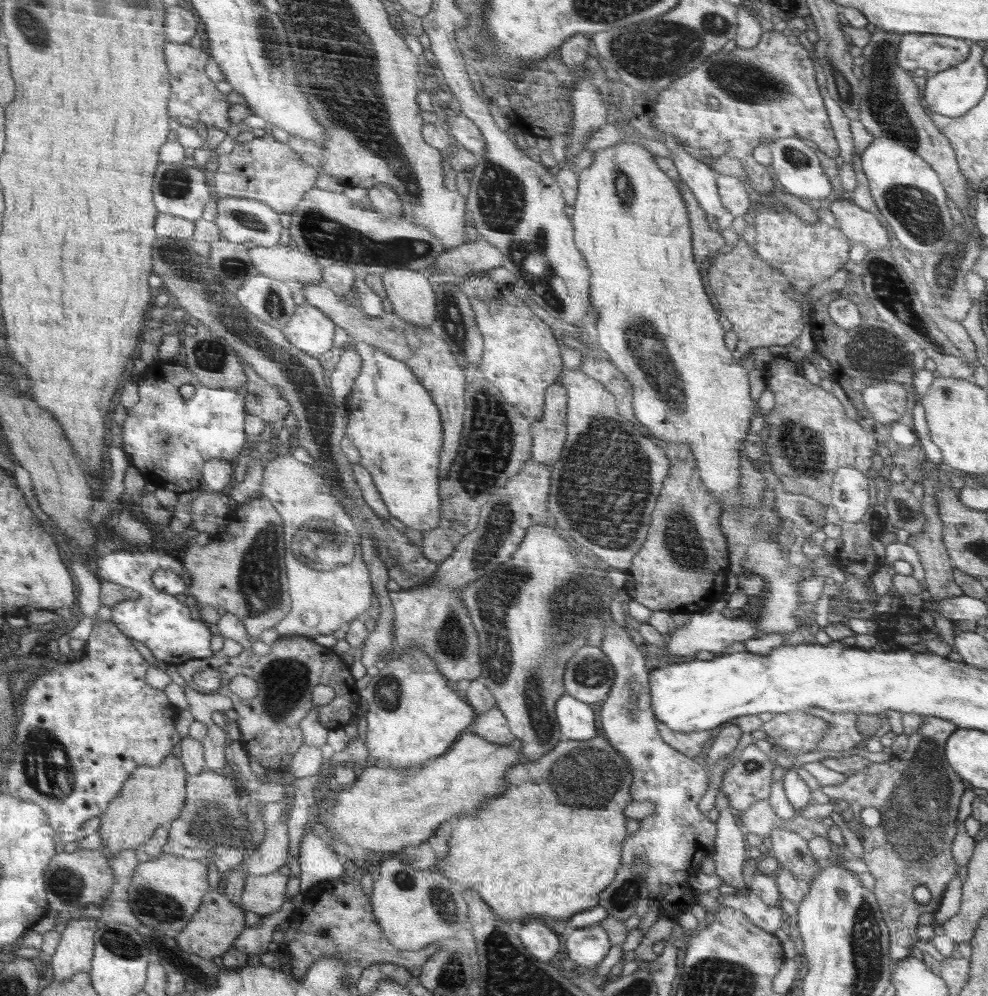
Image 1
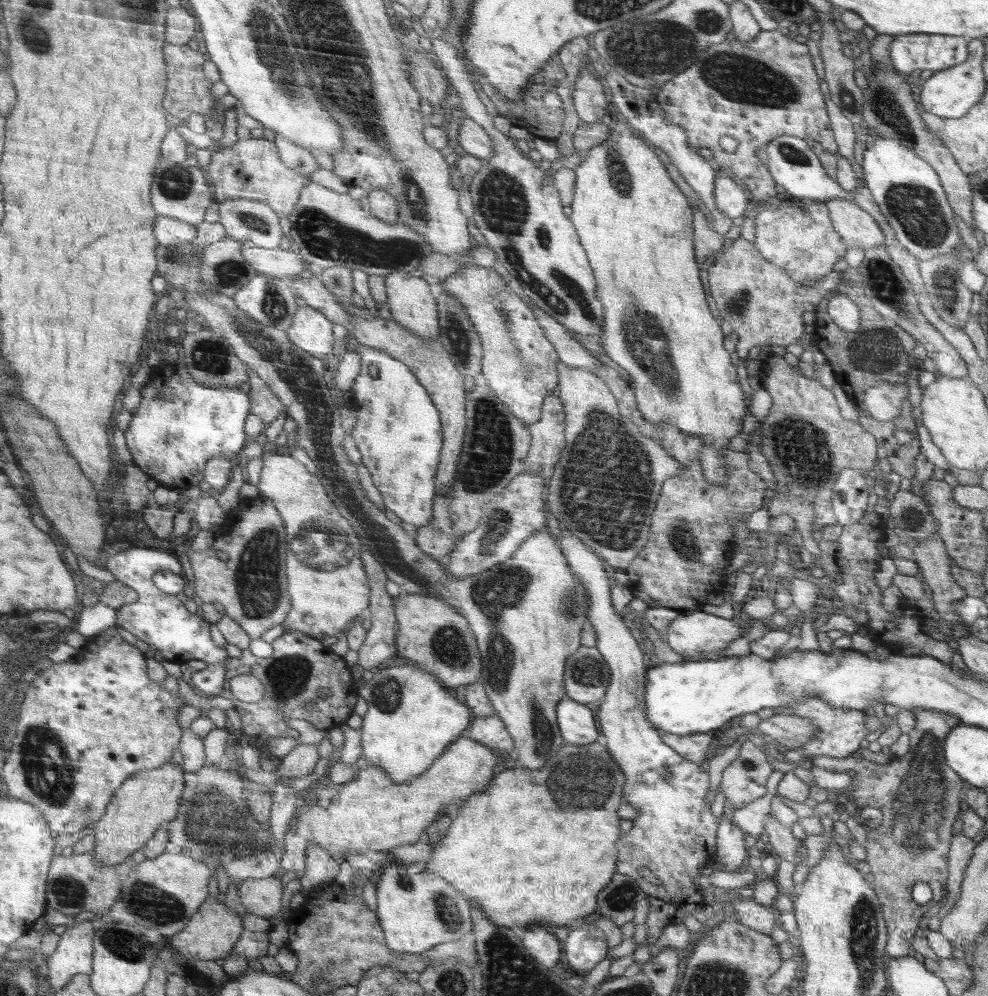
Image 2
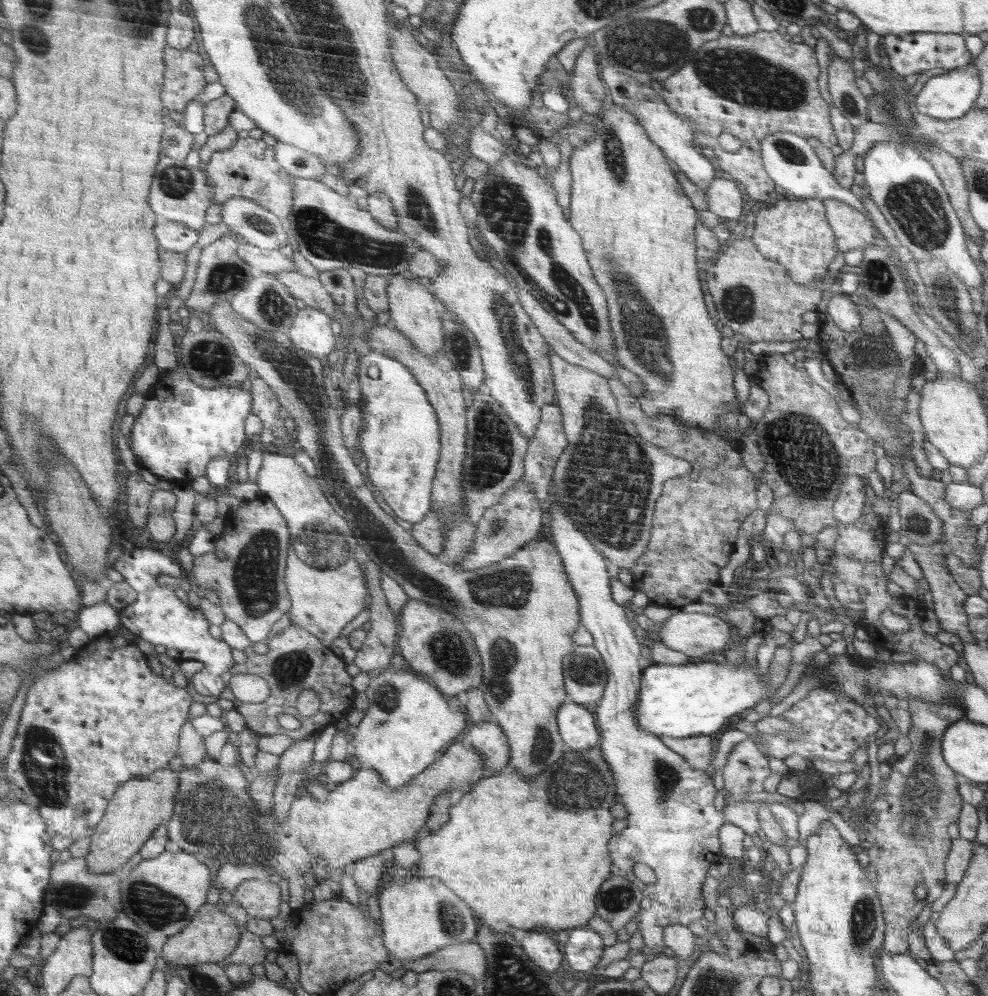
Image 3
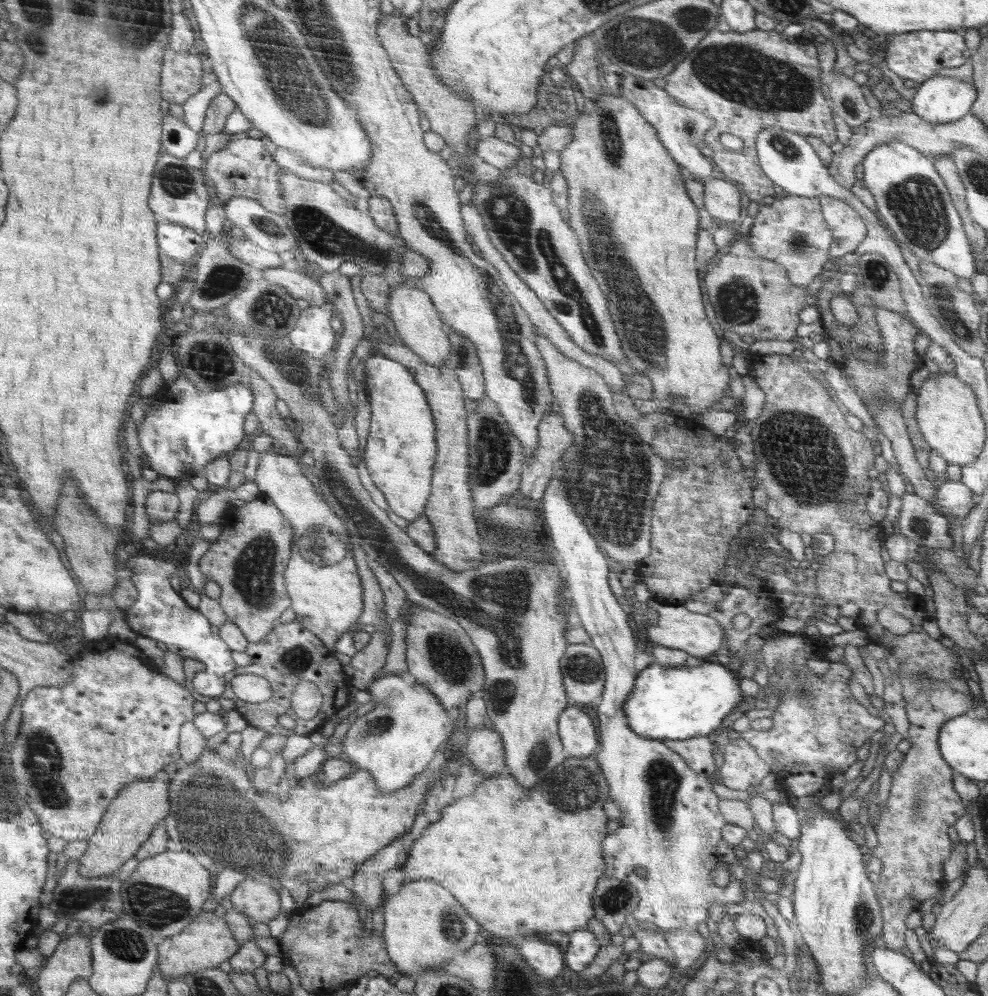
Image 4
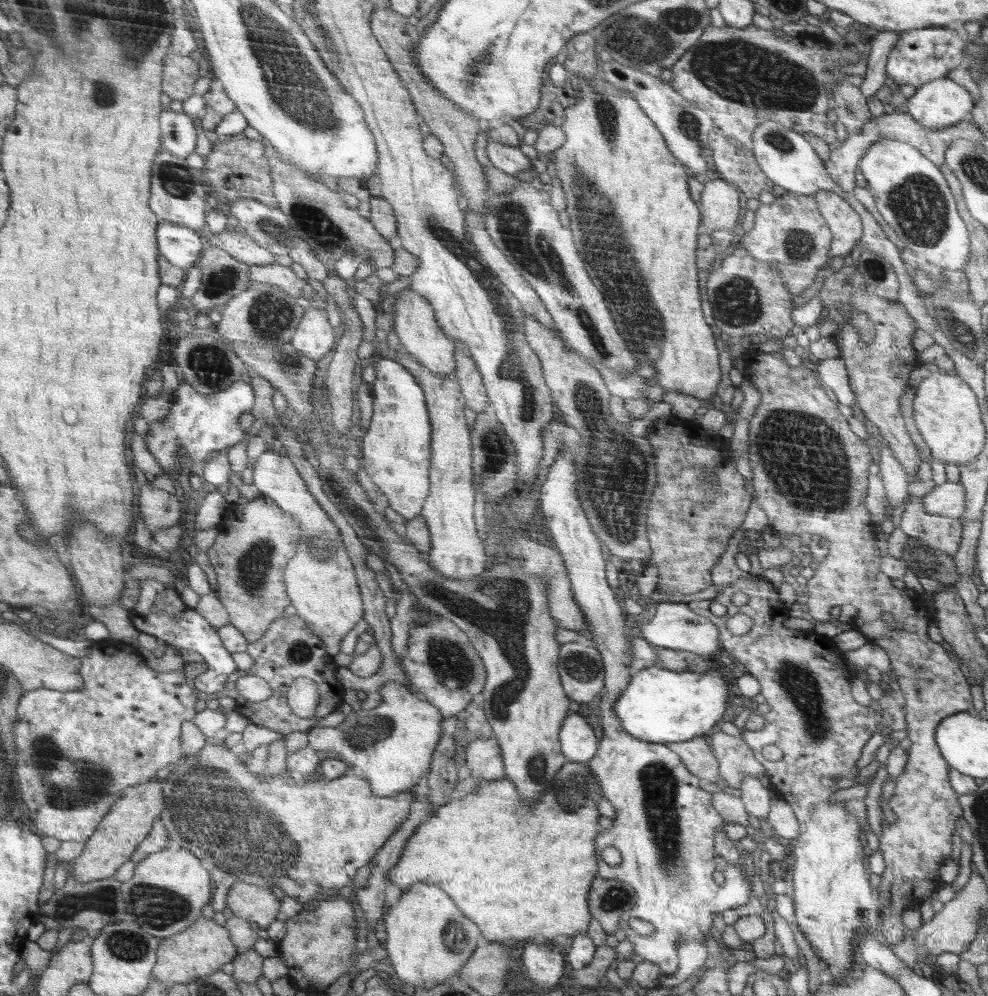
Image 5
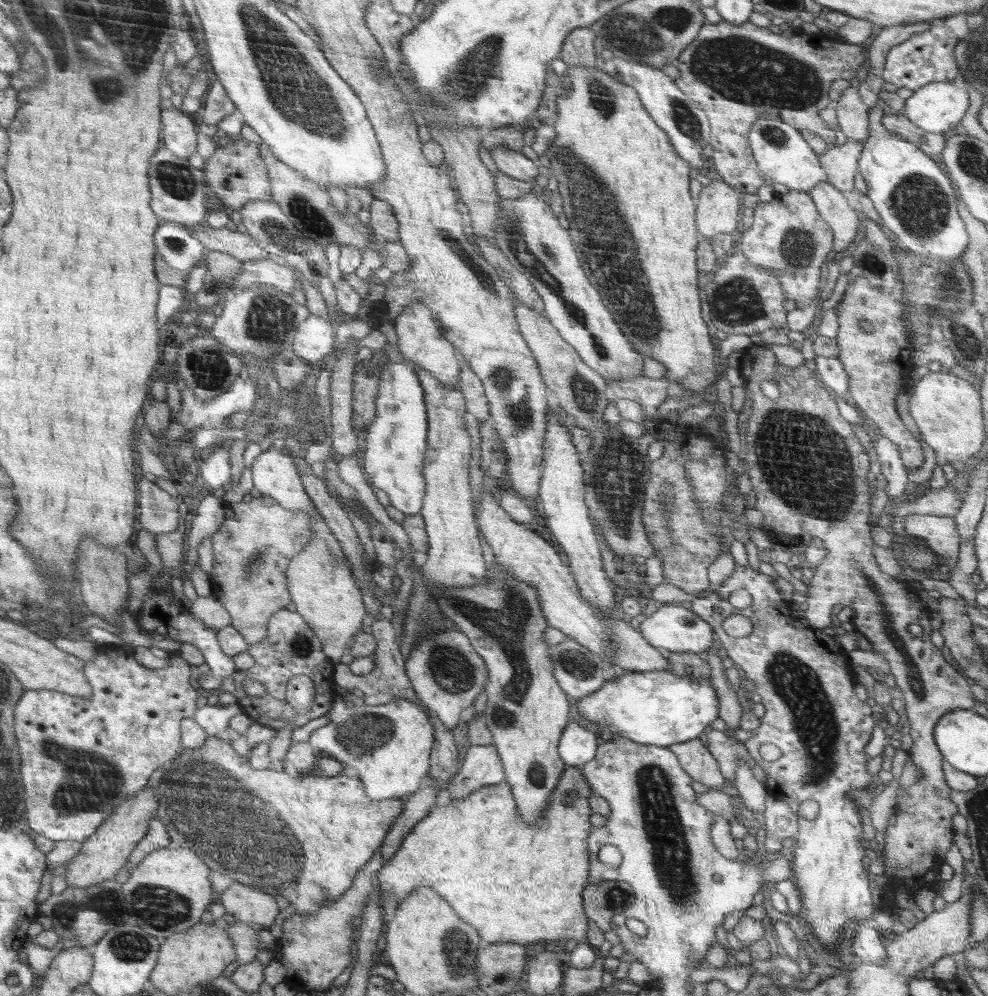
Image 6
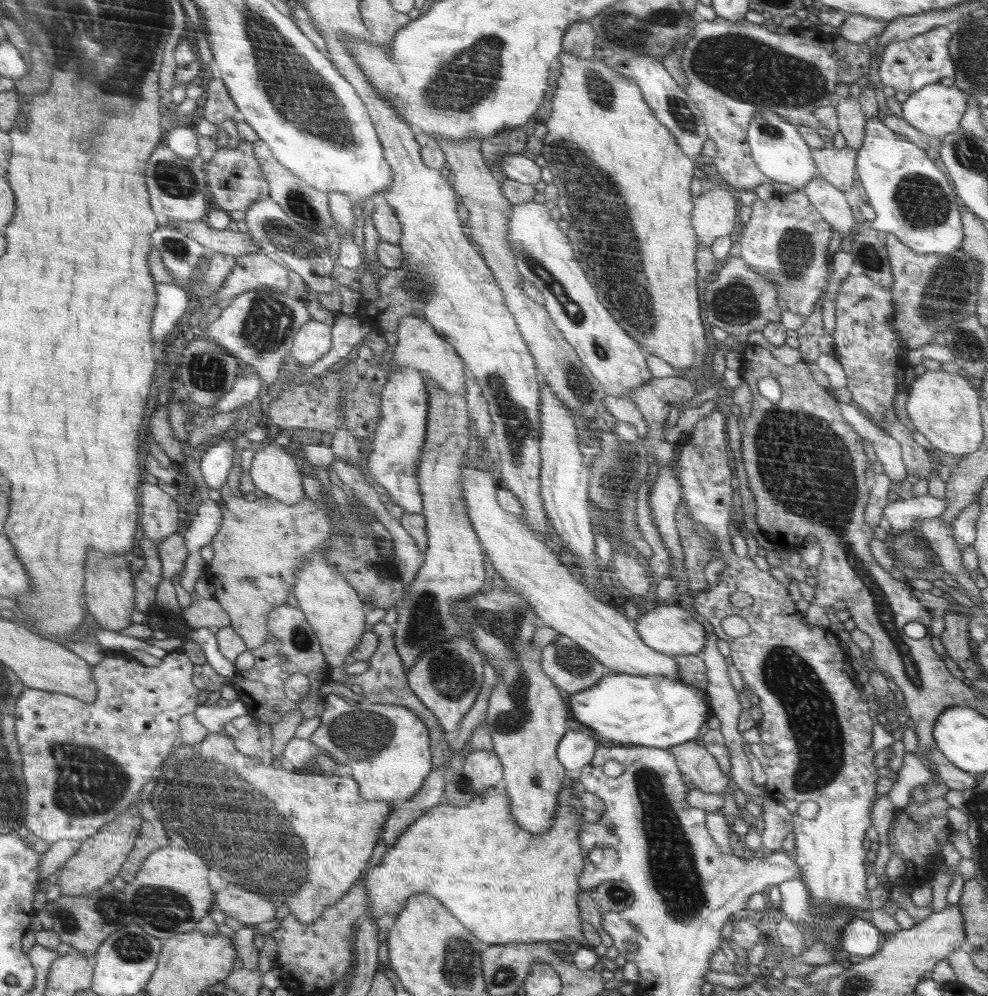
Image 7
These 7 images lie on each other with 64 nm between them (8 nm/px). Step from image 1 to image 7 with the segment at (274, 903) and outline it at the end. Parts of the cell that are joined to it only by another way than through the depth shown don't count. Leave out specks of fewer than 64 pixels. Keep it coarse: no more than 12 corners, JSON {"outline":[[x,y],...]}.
{"outline":[[234,883],[216,906],[244,925],[270,922],[274,903]]}

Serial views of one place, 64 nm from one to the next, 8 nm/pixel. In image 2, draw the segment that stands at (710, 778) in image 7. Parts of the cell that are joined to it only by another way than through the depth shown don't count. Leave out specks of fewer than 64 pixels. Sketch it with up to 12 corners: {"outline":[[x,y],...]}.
{"outline":[[658,731],[668,746],[704,764],[710,733],[677,735]]}

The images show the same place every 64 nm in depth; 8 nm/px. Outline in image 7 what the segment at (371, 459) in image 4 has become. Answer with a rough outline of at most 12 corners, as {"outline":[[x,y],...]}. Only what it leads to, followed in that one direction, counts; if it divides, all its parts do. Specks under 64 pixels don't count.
{"outline":[[395,369],[368,472],[421,513],[417,472],[431,404],[424,374]]}

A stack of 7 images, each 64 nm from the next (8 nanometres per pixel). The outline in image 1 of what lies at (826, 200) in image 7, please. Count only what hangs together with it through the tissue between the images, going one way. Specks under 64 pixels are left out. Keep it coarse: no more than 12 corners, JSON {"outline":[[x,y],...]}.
{"outline":[[849,197],[829,209],[852,245],[890,250],[889,230]]}

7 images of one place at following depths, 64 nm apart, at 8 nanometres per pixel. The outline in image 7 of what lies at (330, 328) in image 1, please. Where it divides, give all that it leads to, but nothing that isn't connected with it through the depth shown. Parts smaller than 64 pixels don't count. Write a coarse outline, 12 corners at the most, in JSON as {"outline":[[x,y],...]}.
{"outline":[[310,320],[296,334],[291,356],[304,367],[332,346],[330,326]]}

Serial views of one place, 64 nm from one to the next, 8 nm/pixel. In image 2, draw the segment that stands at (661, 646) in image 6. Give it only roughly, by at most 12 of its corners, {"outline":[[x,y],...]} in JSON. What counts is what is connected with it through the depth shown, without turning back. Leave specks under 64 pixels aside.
{"outline":[[692,610],[679,614],[665,639],[674,652],[697,659],[723,654],[749,627]]}

